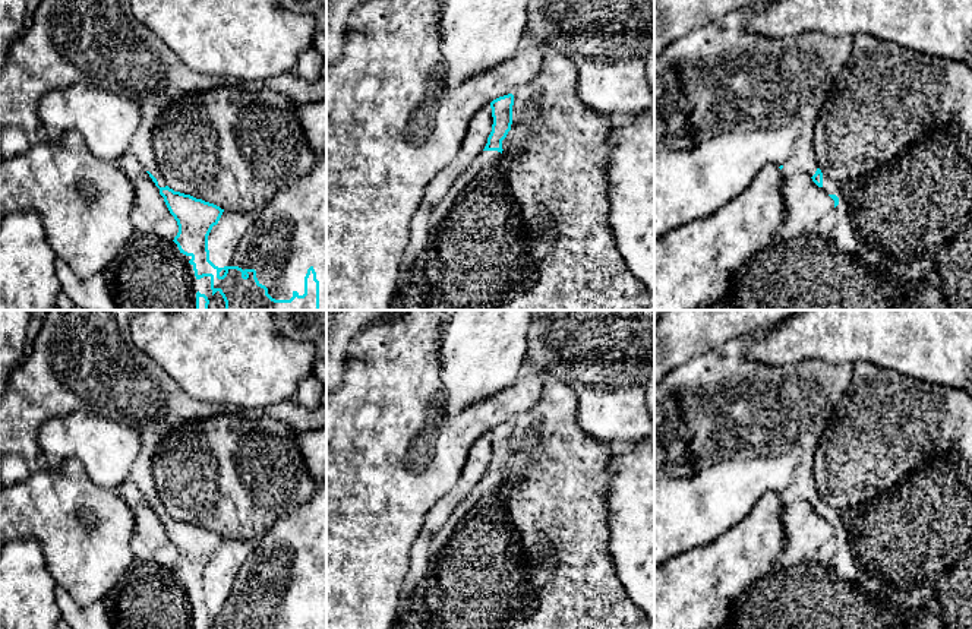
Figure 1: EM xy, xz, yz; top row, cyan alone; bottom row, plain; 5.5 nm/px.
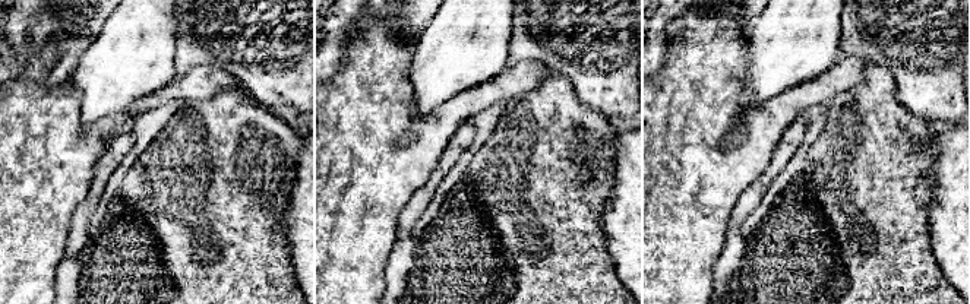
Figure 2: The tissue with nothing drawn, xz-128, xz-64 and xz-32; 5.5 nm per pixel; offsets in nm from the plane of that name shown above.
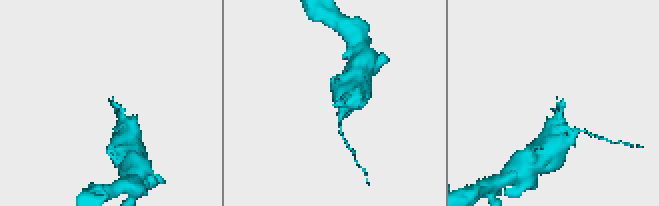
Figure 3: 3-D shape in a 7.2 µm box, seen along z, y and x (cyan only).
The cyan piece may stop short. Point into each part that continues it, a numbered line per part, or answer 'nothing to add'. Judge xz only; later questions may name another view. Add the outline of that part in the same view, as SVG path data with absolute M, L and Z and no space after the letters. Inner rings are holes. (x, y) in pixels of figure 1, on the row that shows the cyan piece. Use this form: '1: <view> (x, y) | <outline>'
nothing to add

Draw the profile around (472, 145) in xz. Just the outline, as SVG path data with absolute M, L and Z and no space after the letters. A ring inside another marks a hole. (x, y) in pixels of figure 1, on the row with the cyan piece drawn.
M485 105L471 120L460 151L452 162L439 171L426 186L420 208L438 205L448 193L452 183L468 168L485 149L492 132L493 117L490 105Z

